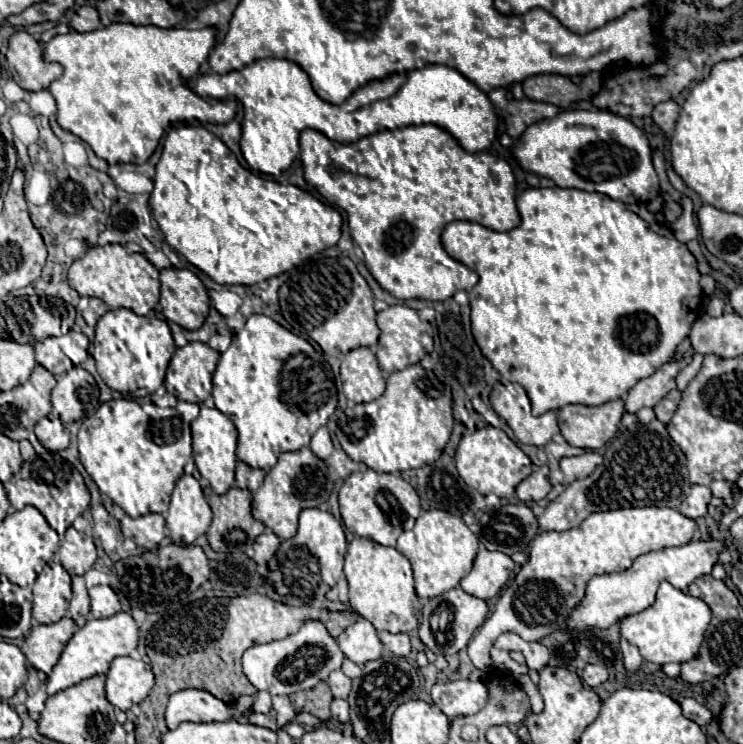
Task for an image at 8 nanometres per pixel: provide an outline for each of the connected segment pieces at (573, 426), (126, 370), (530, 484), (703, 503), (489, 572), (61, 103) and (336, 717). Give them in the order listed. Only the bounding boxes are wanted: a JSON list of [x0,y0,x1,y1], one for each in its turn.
[[558,400,622,450],[92,308,176,398],[516,466,552,502],[680,484,712,520],[460,548,514,600],[44,24,236,164],[332,700,350,724]]

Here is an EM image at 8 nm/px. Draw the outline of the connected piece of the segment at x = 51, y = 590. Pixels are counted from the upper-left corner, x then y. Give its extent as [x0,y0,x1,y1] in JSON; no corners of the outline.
[32,562,72,624]

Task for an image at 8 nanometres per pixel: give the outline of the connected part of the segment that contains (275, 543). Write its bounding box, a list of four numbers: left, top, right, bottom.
[254,530,280,566]

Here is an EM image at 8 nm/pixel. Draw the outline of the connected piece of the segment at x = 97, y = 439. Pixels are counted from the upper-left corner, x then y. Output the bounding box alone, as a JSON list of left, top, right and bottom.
[78,398,192,518]

